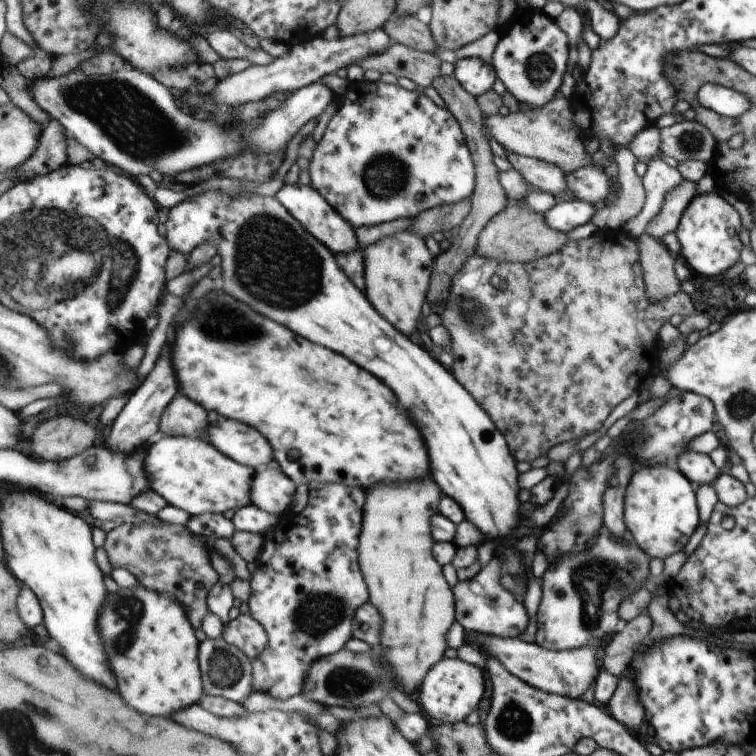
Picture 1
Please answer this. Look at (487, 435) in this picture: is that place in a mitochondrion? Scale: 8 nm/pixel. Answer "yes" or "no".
no

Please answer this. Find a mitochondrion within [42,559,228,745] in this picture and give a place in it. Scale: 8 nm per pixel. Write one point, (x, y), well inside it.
(128, 609)

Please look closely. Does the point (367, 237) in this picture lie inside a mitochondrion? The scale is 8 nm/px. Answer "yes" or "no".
no

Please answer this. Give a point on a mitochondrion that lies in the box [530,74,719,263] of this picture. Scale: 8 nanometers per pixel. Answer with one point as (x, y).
(690, 141)

